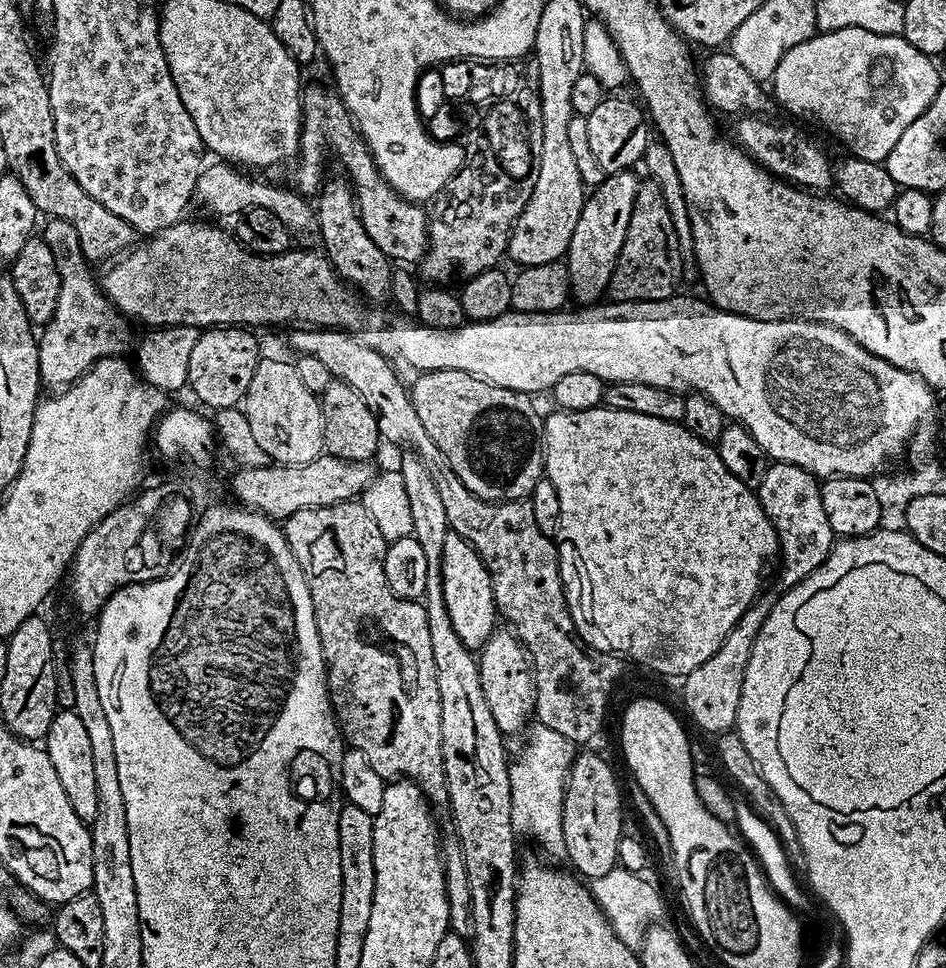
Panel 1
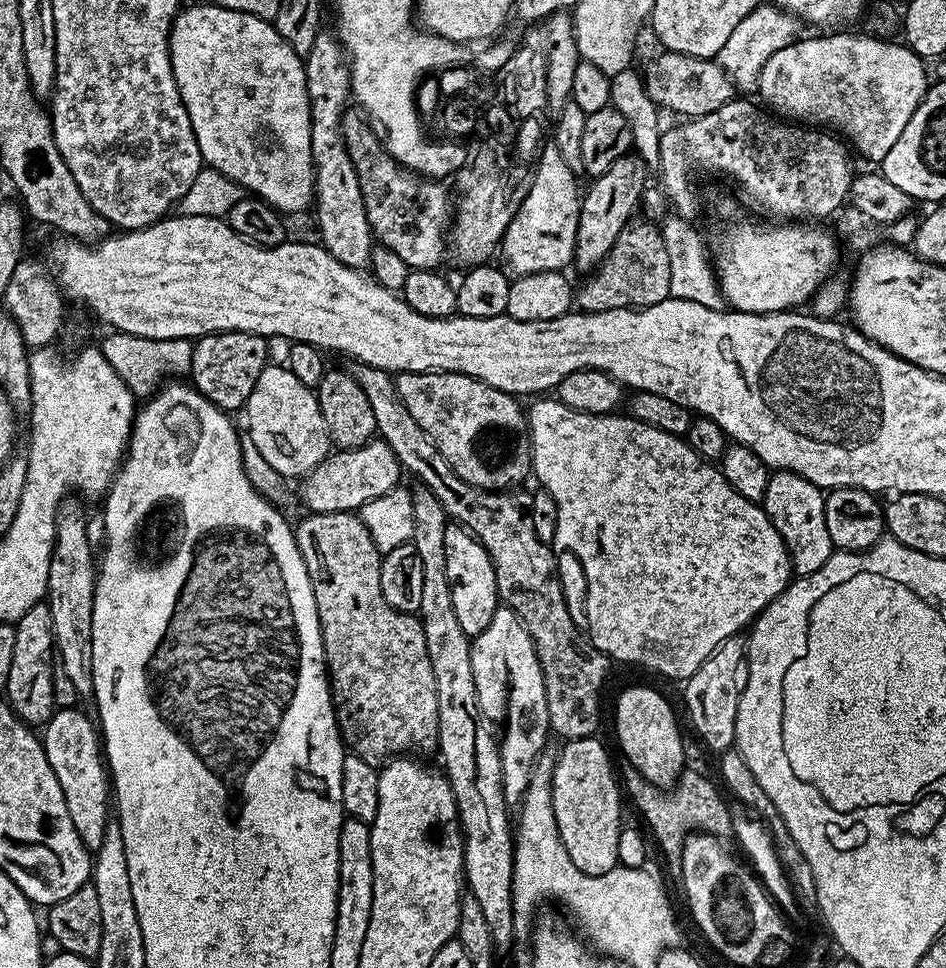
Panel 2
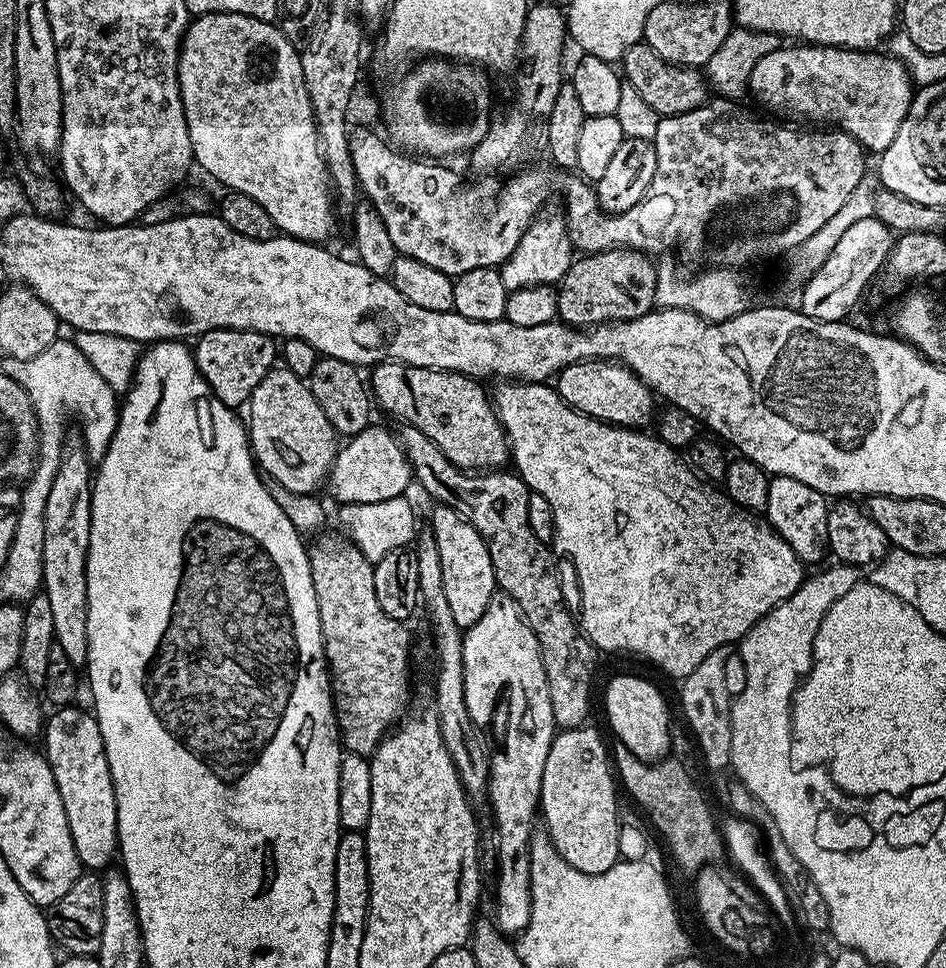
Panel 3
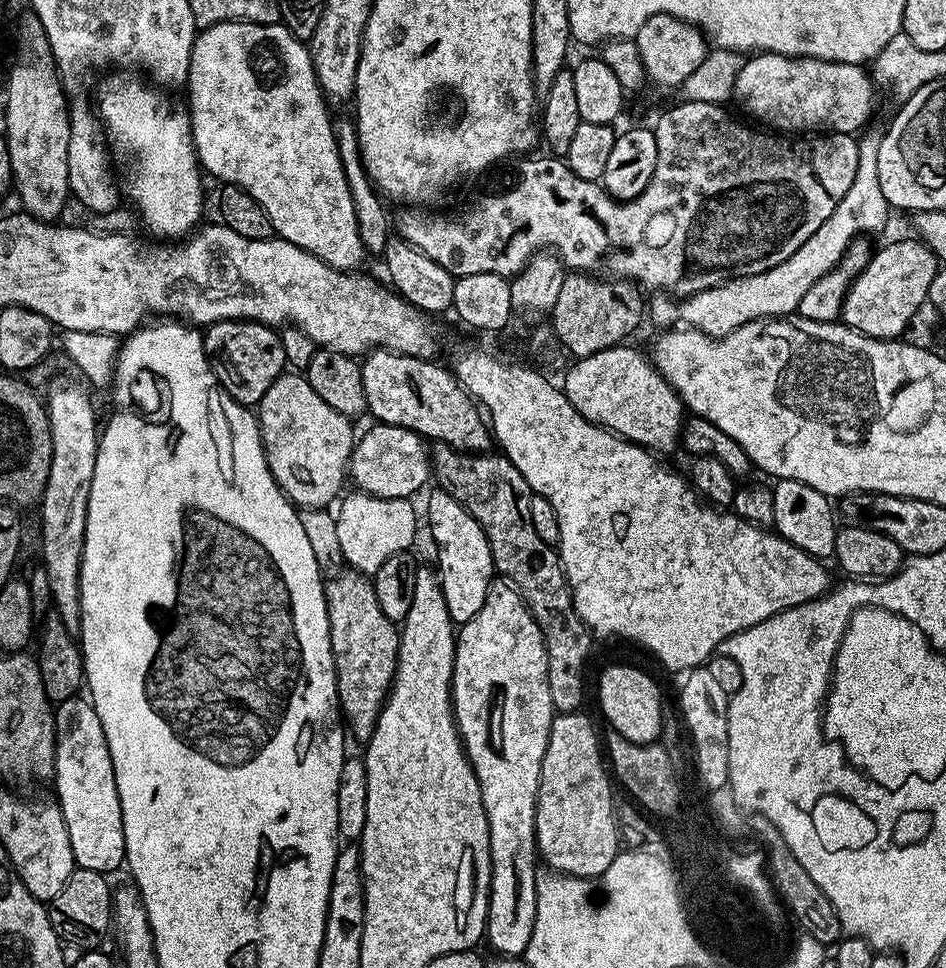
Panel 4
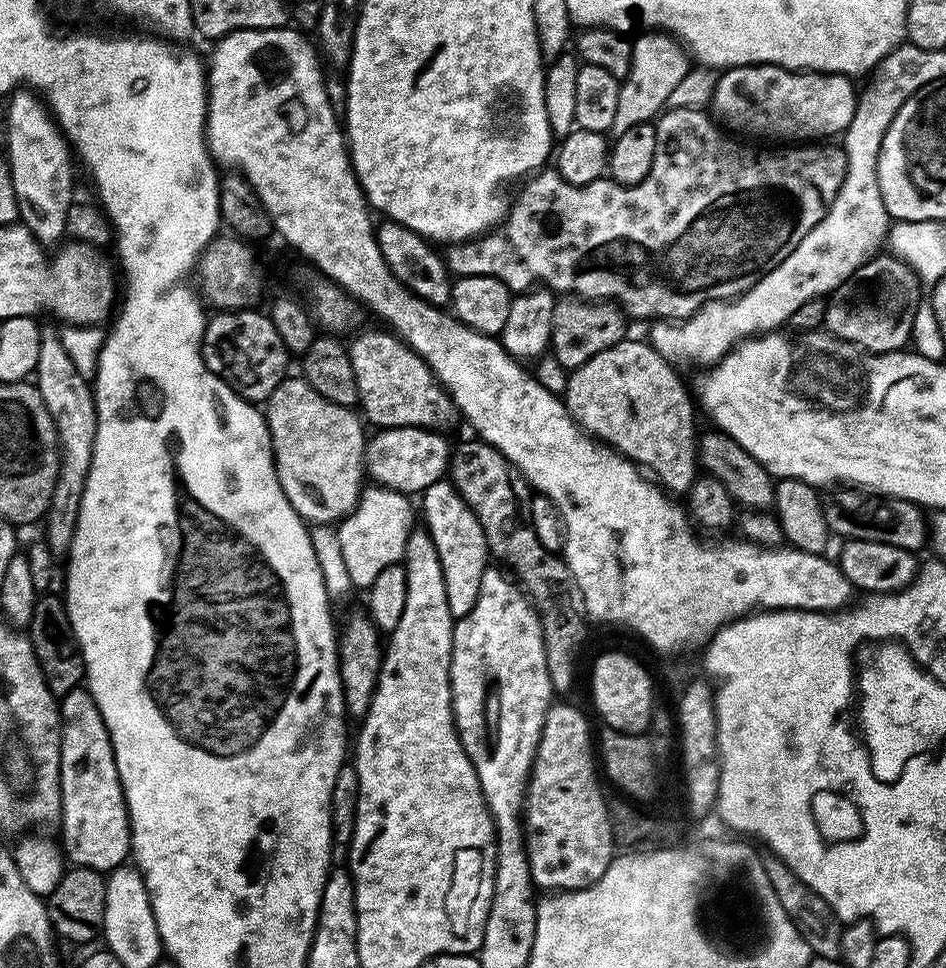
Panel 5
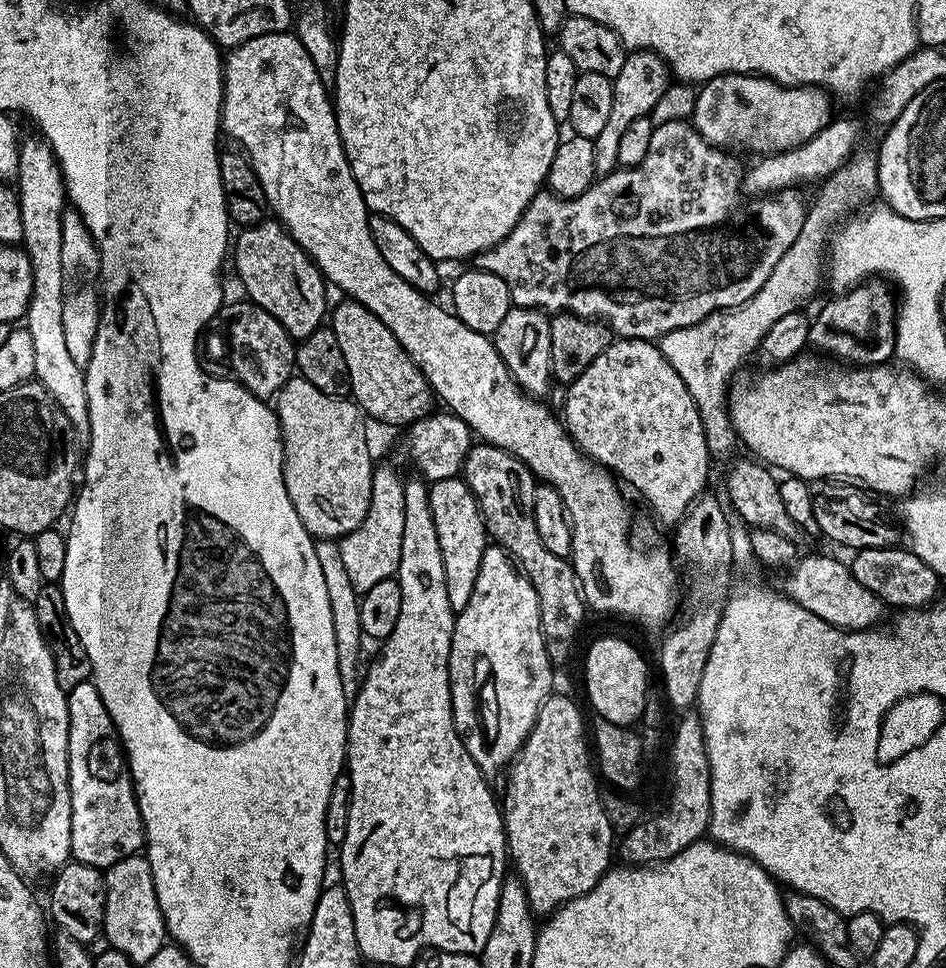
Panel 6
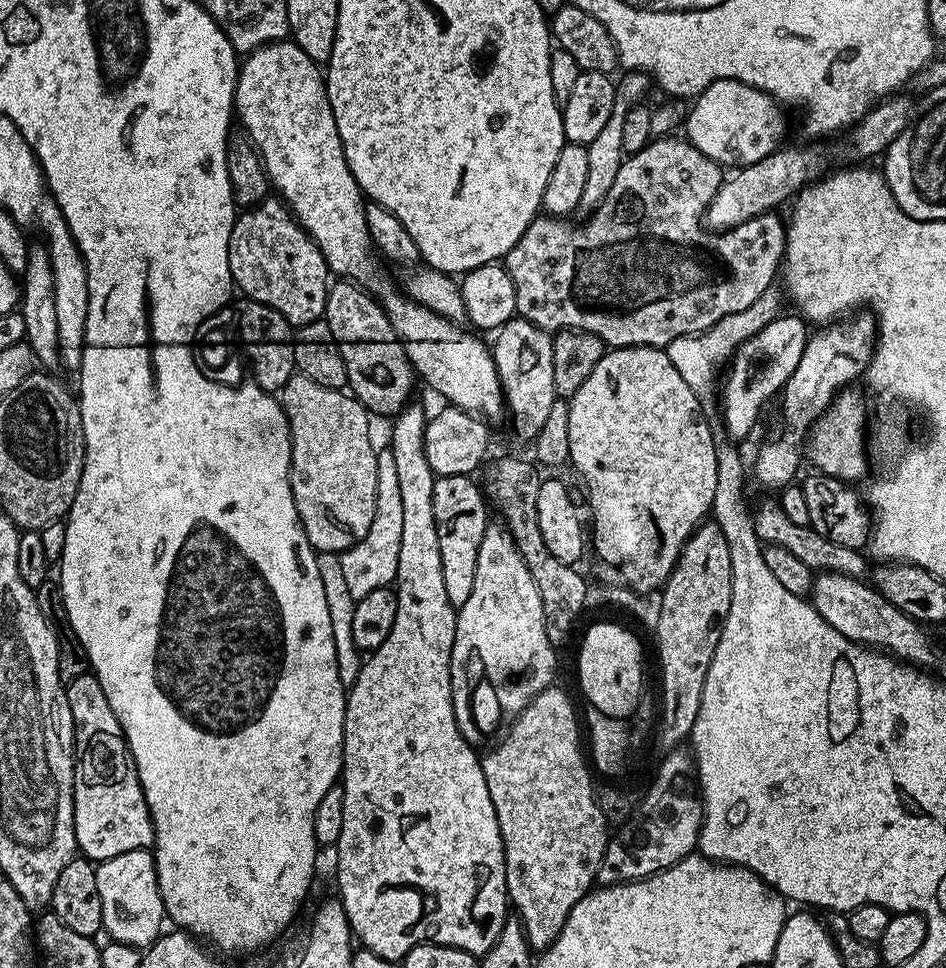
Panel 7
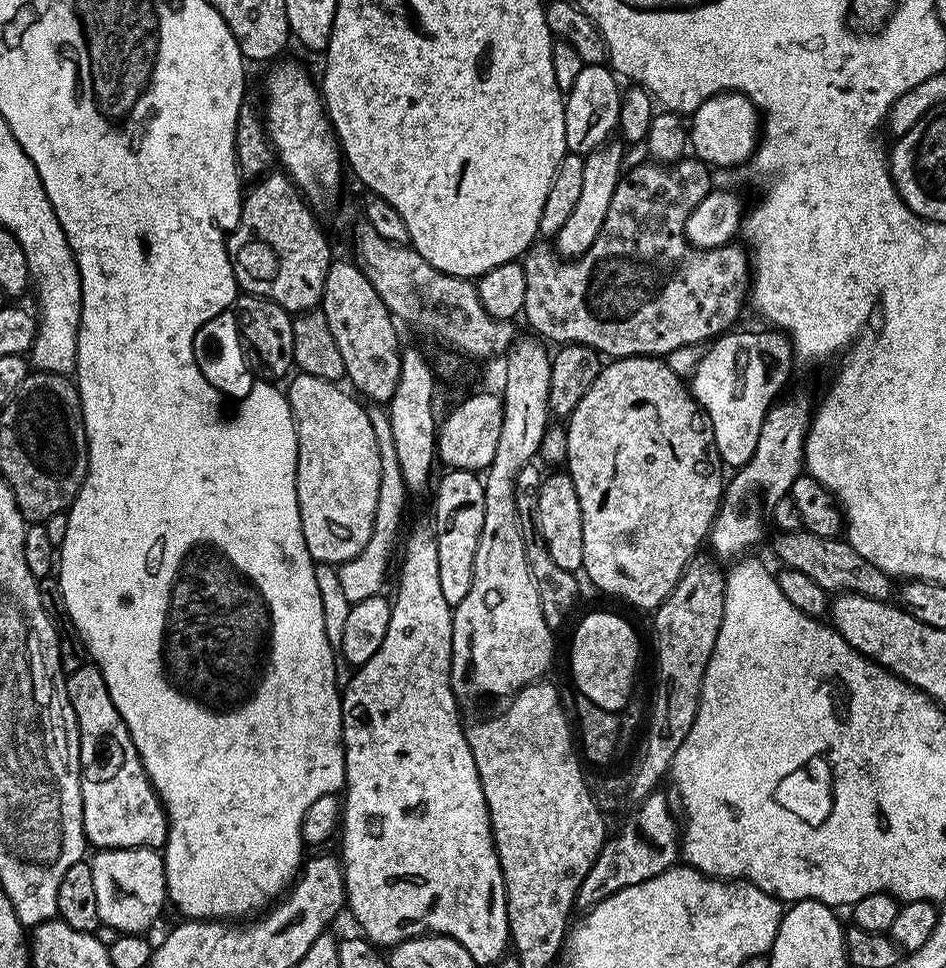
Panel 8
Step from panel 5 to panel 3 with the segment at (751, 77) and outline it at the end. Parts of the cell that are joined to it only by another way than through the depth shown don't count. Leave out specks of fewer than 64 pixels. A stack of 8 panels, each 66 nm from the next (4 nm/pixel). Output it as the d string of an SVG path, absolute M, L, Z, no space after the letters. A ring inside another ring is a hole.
M809 43L796 47L800 48L779 46L766 54L754 66L751 91L760 92L761 102L769 104L776 112L793 112L804 120L813 120L816 126L835 126L851 134L869 153L885 152L890 142L894 142L894 134L898 134L898 126L902 126L912 105L914 85L906 65L880 50L826 48Z

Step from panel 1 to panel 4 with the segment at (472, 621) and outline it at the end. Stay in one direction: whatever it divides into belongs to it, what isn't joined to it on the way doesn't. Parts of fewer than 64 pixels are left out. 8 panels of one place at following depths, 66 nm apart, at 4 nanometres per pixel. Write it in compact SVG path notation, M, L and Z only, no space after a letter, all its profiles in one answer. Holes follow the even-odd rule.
M435 491L428 496L428 528L440 563L439 591L446 598L446 610L453 625L459 626L474 618L486 602L488 588L494 583L492 551L480 523L449 492Z

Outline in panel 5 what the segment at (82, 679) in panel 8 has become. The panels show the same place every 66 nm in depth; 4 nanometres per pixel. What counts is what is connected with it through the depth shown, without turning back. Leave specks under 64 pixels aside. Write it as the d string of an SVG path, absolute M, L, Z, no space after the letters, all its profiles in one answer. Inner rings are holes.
M81 686L70 690L58 704L60 710L60 828L62 851L77 868L93 868L95 872L108 874L121 867L129 859L132 850L132 829L128 823L128 803L120 785L116 759L112 745L108 743L108 731L102 714L88 693Z

